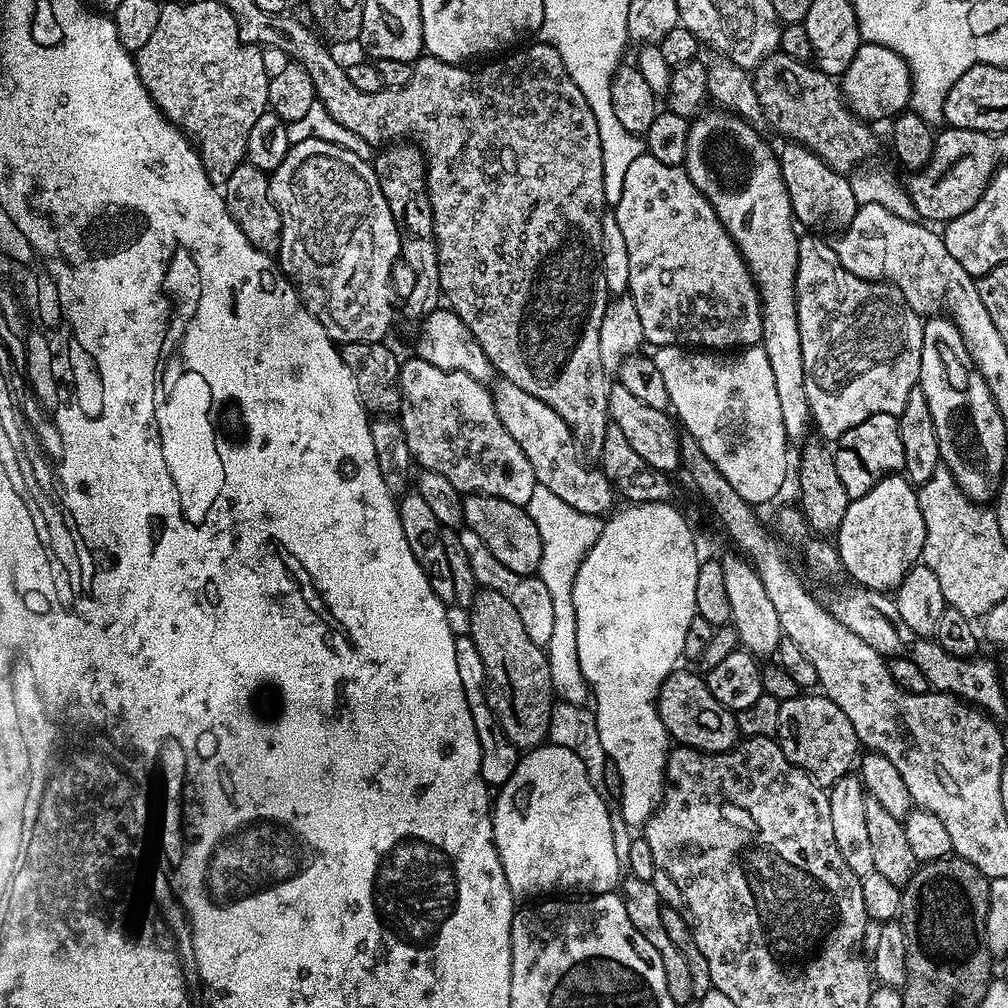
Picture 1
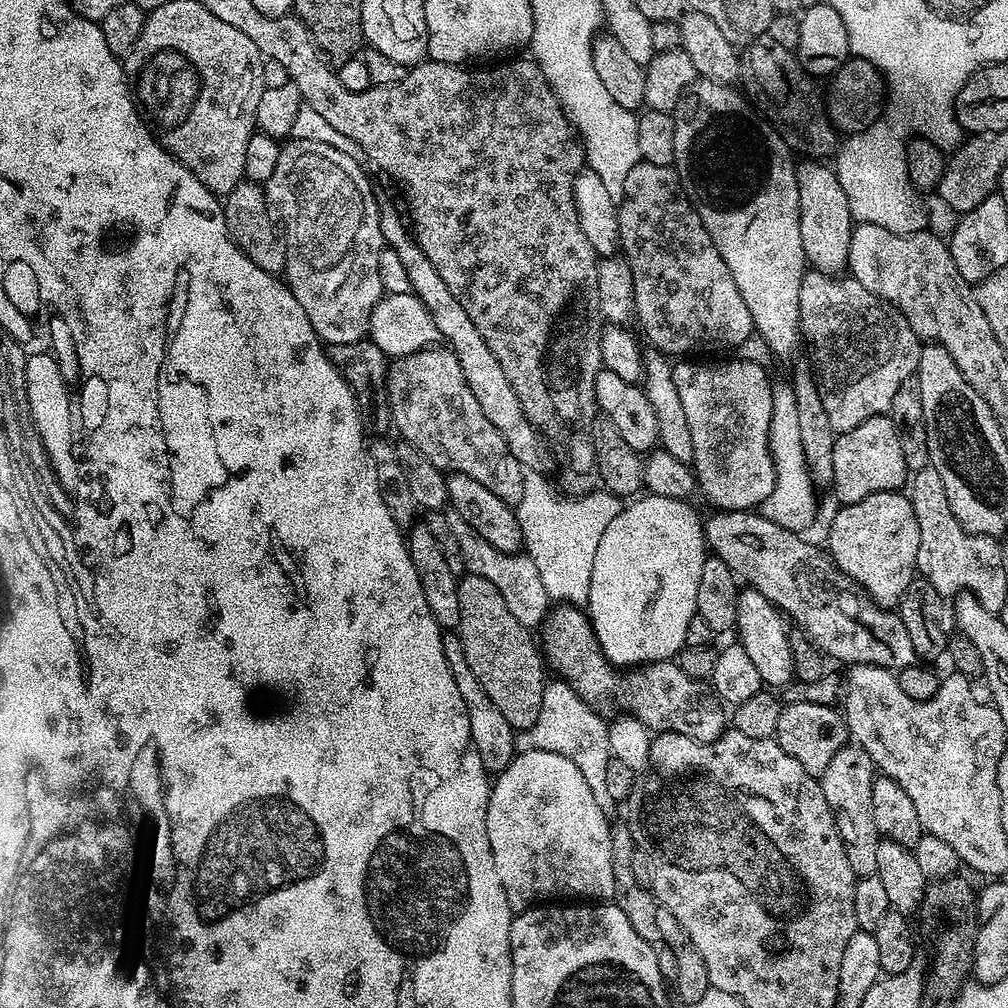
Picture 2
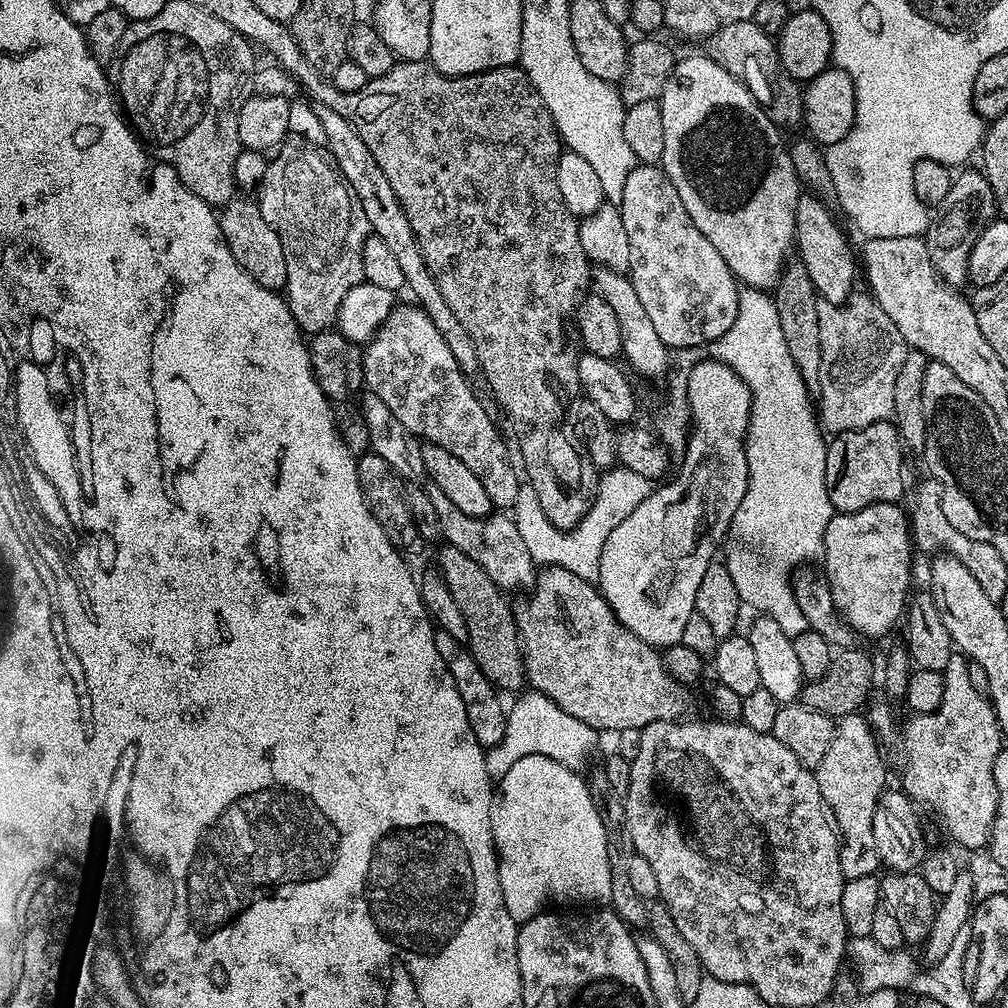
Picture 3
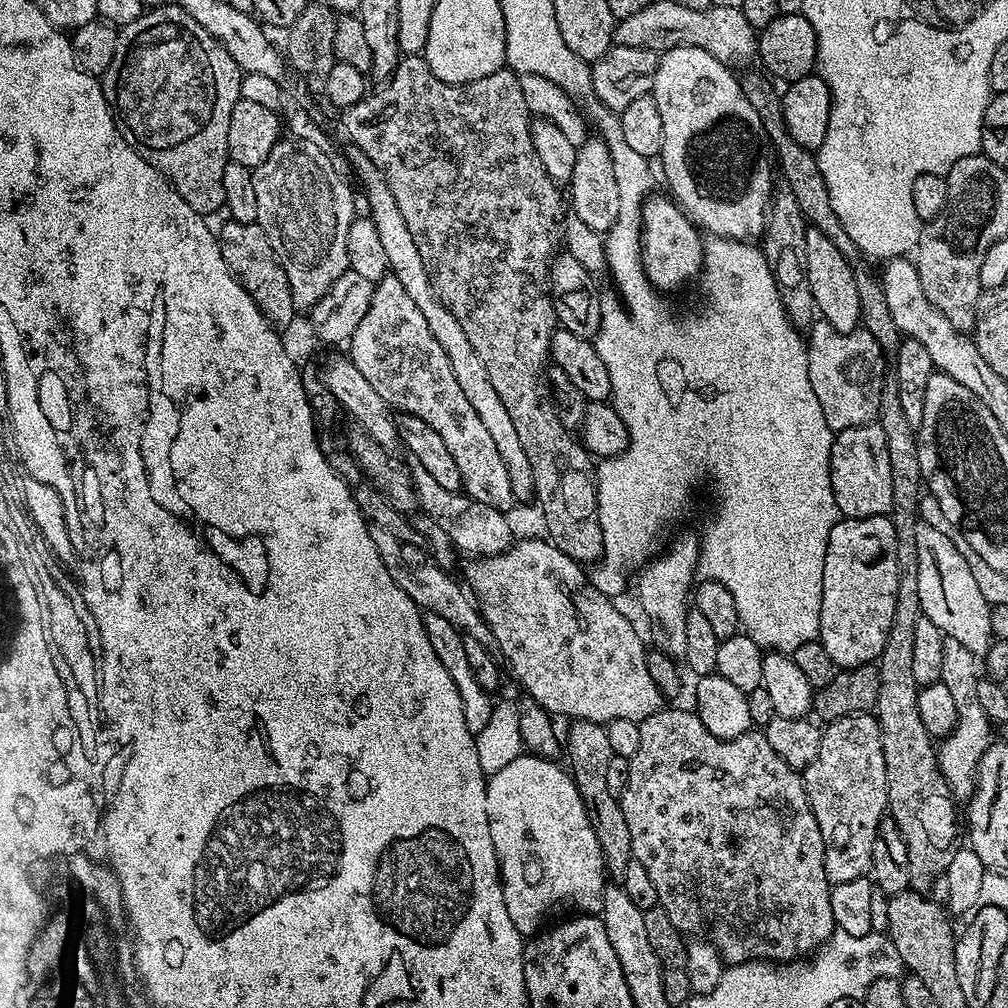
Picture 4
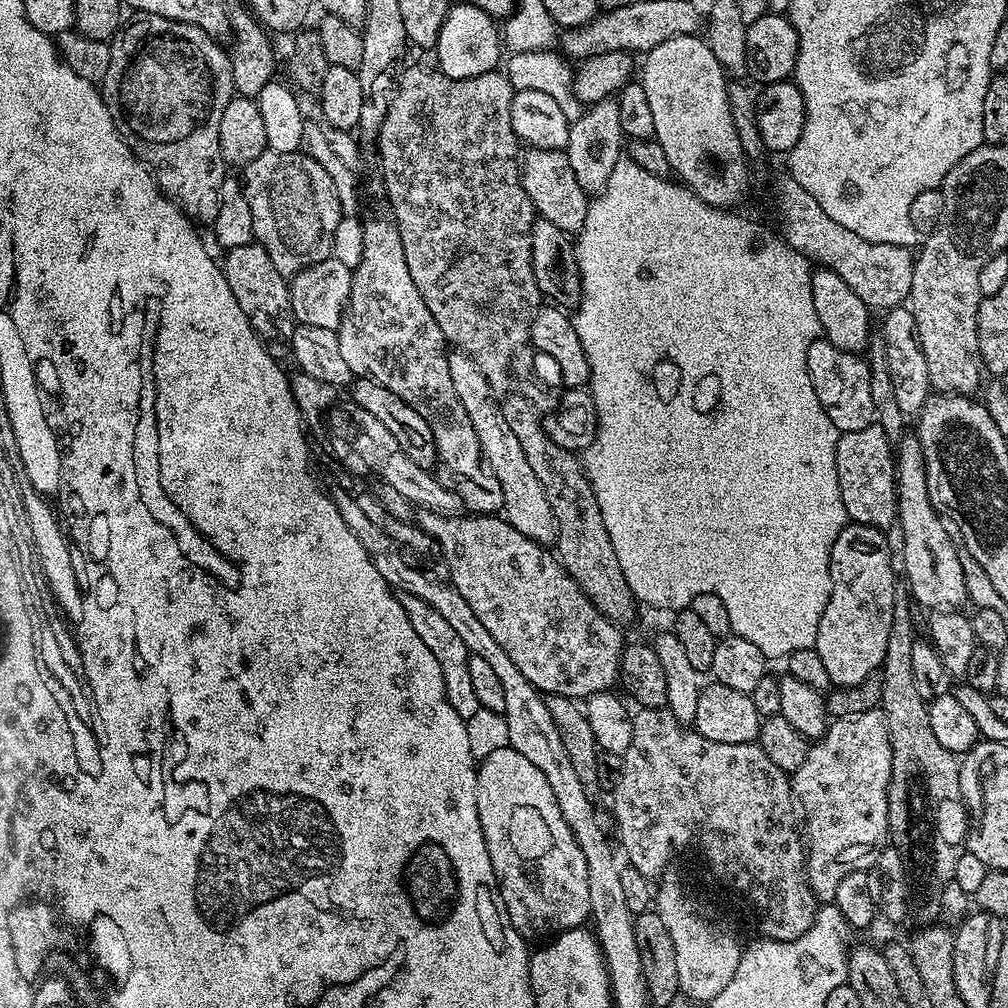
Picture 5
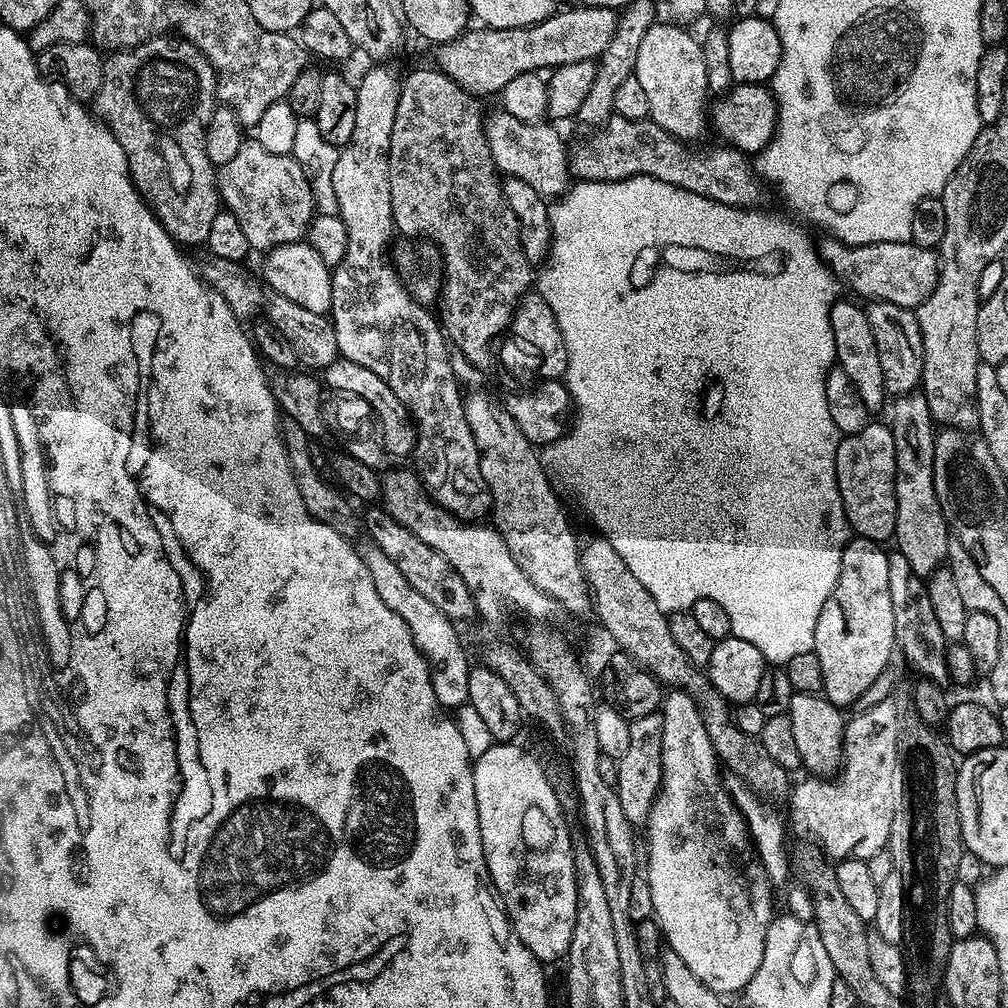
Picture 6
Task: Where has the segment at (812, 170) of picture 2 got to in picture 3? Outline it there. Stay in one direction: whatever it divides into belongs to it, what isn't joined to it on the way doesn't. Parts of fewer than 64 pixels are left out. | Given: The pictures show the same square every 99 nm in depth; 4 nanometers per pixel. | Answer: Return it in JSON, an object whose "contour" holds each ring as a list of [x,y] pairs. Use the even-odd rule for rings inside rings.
{"contour":[[[802,194],[798,198],[796,211],[796,238],[795,251],[800,251],[799,263],[804,265],[806,274],[818,297],[831,302],[842,304],[849,296],[853,295],[858,276],[858,256],[852,253],[848,245],[848,238],[840,229],[838,221],[832,217],[833,209],[824,204],[819,198],[811,194]]]}

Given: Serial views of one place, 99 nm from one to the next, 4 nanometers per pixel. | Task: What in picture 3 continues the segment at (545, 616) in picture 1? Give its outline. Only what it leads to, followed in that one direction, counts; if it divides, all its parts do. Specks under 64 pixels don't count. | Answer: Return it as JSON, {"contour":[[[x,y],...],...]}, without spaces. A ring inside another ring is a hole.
{"contour":[[[429,483],[426,491],[430,494],[430,502],[434,502],[434,510],[438,510],[440,525],[444,531],[443,539],[447,543],[458,546],[466,558],[474,558],[486,574],[490,574],[492,581],[502,590],[508,588],[531,589],[535,585],[538,575],[538,566],[530,558],[530,550],[526,550],[525,533],[520,533],[520,528],[511,520],[508,514],[493,514],[486,517],[467,516],[438,490],[438,486]]]}

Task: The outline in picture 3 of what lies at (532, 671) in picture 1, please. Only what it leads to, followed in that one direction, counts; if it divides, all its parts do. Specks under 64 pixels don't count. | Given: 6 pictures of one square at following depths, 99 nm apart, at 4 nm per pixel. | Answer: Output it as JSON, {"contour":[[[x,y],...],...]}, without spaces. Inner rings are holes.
{"contour":[[[450,543],[443,545],[444,549],[437,554],[438,571],[444,577],[450,595],[454,598],[455,605],[462,612],[463,621],[466,622],[469,640],[466,647],[472,653],[474,662],[486,674],[486,678],[497,689],[519,693],[525,687],[524,650],[520,647],[520,632],[516,629],[513,605],[508,605],[508,600],[502,589],[496,585],[474,562],[474,558],[466,558],[458,546]]]}

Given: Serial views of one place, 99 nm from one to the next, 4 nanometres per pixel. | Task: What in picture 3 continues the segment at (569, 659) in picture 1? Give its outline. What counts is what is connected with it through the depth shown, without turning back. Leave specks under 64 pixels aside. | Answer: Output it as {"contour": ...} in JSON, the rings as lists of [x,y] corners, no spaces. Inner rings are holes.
{"contour":[[[623,466],[613,467],[599,477],[596,485],[596,499],[592,501],[586,518],[582,518],[580,527],[570,531],[548,530],[545,536],[531,536],[526,539],[526,550],[530,550],[530,558],[537,566],[565,568],[578,574],[583,580],[595,581],[600,574],[602,546],[606,538],[616,526],[621,524],[654,490],[653,485],[642,474],[634,474],[634,470]]]}

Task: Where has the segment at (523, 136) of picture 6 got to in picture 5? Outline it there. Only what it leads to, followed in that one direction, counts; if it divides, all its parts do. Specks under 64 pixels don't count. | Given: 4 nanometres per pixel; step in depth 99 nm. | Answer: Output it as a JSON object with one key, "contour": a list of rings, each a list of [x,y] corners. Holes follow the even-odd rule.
{"contour":[[[529,147],[520,160],[520,181],[543,219],[554,222],[558,230],[569,234],[578,234],[586,222],[590,203],[589,193],[583,191],[574,176],[573,167],[564,150],[546,150]]]}

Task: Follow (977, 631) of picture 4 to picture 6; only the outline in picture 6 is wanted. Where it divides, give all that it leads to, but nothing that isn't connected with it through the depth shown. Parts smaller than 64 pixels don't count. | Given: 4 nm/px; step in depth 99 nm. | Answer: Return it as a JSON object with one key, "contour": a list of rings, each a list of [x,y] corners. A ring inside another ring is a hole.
{"contour":[[[923,391],[909,396],[898,396],[891,401],[892,420],[896,451],[896,515],[895,547],[910,562],[914,574],[925,578],[932,575],[948,558],[950,529],[944,512],[940,509],[938,494],[934,490],[934,442],[938,431],[930,414]]]}

